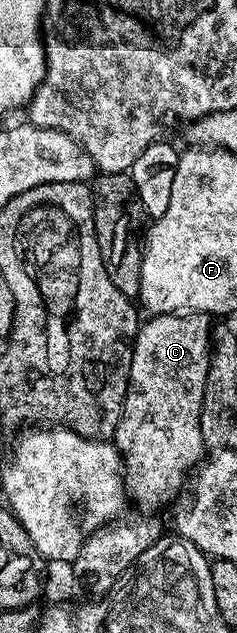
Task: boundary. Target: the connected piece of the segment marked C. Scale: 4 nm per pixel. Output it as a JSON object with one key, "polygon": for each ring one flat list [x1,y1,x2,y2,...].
{"polygon":[[184,312,157,314,147,320,149,322,145,321,136,331,136,340,132,343,128,391,124,397,124,413,119,415,114,431,114,445,124,459,124,489,131,501,133,498,144,506,156,506,159,502,172,502,176,497,179,499,184,481,187,478,189,481,190,475,205,457,206,444,202,440,200,413,202,396,206,392,210,318,199,312]]}

